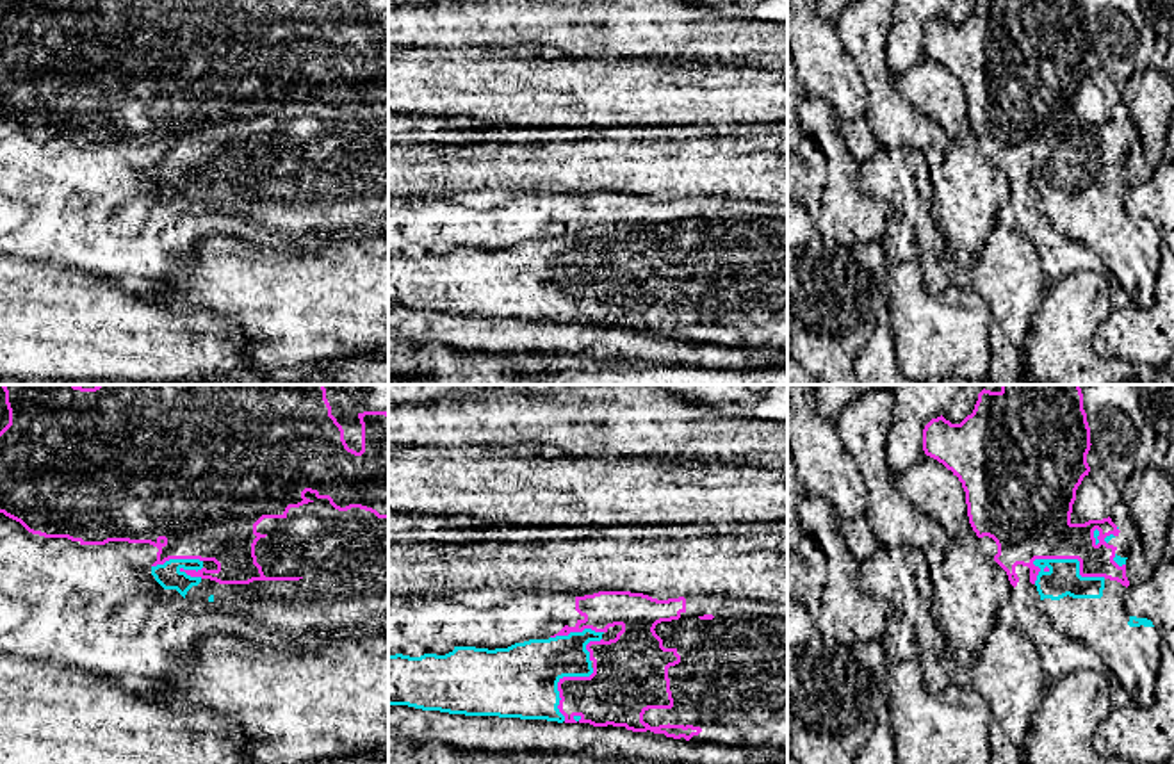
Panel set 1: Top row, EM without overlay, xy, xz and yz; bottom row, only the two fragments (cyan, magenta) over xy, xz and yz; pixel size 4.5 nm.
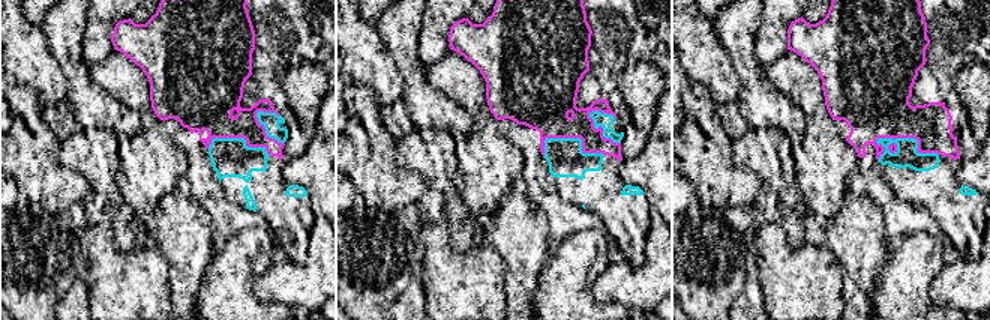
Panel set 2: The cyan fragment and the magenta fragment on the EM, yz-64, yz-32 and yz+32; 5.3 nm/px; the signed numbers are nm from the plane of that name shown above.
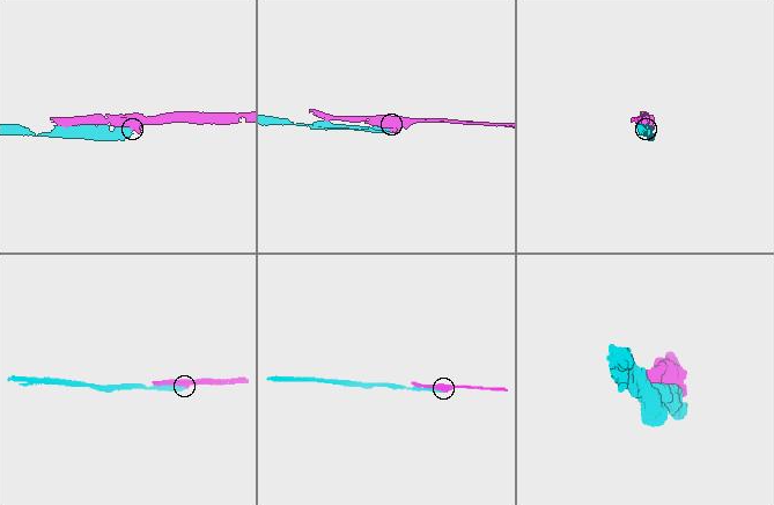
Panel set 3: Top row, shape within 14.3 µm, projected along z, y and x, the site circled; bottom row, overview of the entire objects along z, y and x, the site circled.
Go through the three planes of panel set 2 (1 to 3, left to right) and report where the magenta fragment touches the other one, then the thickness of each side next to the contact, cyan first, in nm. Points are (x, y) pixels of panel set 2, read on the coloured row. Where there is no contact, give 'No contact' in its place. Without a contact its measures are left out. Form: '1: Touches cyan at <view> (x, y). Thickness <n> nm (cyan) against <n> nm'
1: Touches cyan at yz-64 (239, 138). Thickness 200 nm (cyan) against 280 nm
2: Touches cyan at yz-32 (578, 138). Thickness 190 nm (cyan) against 260 nm
3: Touches cyan at yz+32 (911, 138). Thickness 120 nm (cyan) against 340 nm

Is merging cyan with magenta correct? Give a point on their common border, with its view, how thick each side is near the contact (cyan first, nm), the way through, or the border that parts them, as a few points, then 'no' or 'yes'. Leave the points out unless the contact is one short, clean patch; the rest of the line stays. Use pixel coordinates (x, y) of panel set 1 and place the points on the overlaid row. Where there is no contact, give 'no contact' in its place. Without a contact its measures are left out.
meets cyan in yz at (1075, 560); 150 nm thick on the cyan side, 340 nm on the other; no

